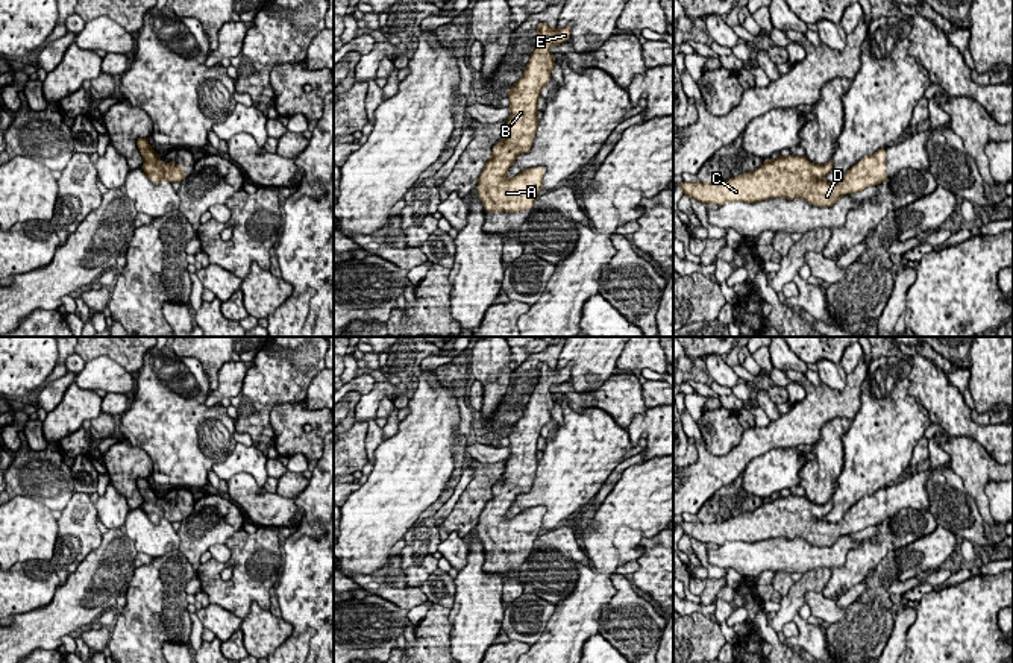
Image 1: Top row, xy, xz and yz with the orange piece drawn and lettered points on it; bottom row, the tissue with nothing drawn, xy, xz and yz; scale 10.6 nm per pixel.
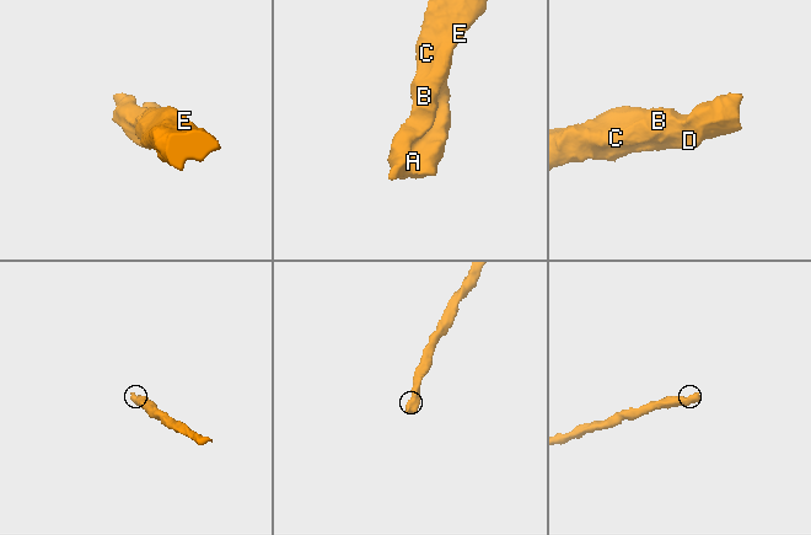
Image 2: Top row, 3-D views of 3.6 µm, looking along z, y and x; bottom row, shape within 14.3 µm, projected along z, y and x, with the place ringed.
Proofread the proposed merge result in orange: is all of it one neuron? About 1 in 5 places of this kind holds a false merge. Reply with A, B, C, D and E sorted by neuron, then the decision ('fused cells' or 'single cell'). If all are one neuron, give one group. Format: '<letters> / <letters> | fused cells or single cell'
A B C D E | single cell

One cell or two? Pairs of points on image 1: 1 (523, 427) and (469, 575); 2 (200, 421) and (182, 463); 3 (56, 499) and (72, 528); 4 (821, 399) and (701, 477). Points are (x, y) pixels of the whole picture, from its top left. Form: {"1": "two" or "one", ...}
{"1": "two", "2": "one", "3": "two", "4": "one"}

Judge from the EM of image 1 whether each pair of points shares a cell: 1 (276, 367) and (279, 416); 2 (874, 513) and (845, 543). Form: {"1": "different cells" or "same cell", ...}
{"1": "different cells", "2": "different cells"}

